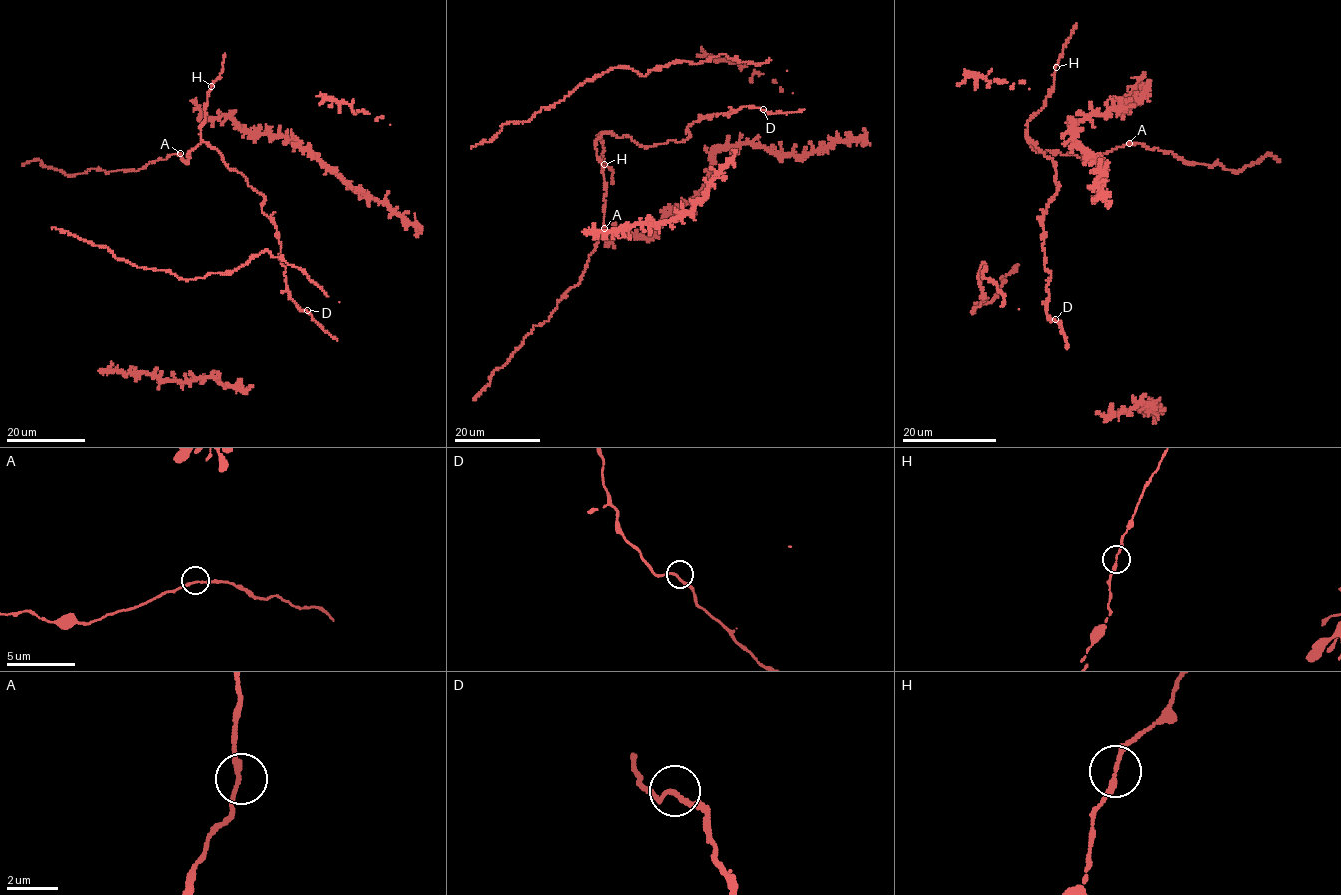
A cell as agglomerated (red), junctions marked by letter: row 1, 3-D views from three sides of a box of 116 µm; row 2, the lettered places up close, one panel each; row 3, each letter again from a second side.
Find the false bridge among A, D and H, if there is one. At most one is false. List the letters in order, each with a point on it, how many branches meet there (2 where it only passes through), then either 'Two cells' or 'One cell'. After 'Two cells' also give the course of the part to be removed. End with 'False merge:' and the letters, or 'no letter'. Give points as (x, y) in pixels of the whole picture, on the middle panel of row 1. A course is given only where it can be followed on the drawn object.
A: Place: (604, 228). Branches: 2. One cell
D: Place: (763, 109). Branches: 2. One cell
H: Place: (604, 164). Branches: 2. One cell
False merge: no letter

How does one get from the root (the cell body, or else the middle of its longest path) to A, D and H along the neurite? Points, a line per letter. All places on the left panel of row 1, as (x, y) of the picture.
A: (248, 185), (241, 173), (230, 170), (218, 151), (206, 142), (187, 153), (189, 157), (185, 163), (180, 153)
D: (248, 185), (264, 197), (262, 212), (276, 228), (289, 298), (301, 310), (307, 310)
H: (248, 185), (241, 173), (227, 167), (217, 150), (201, 139), (200, 126), (205, 118), (205, 105), (211, 86)

